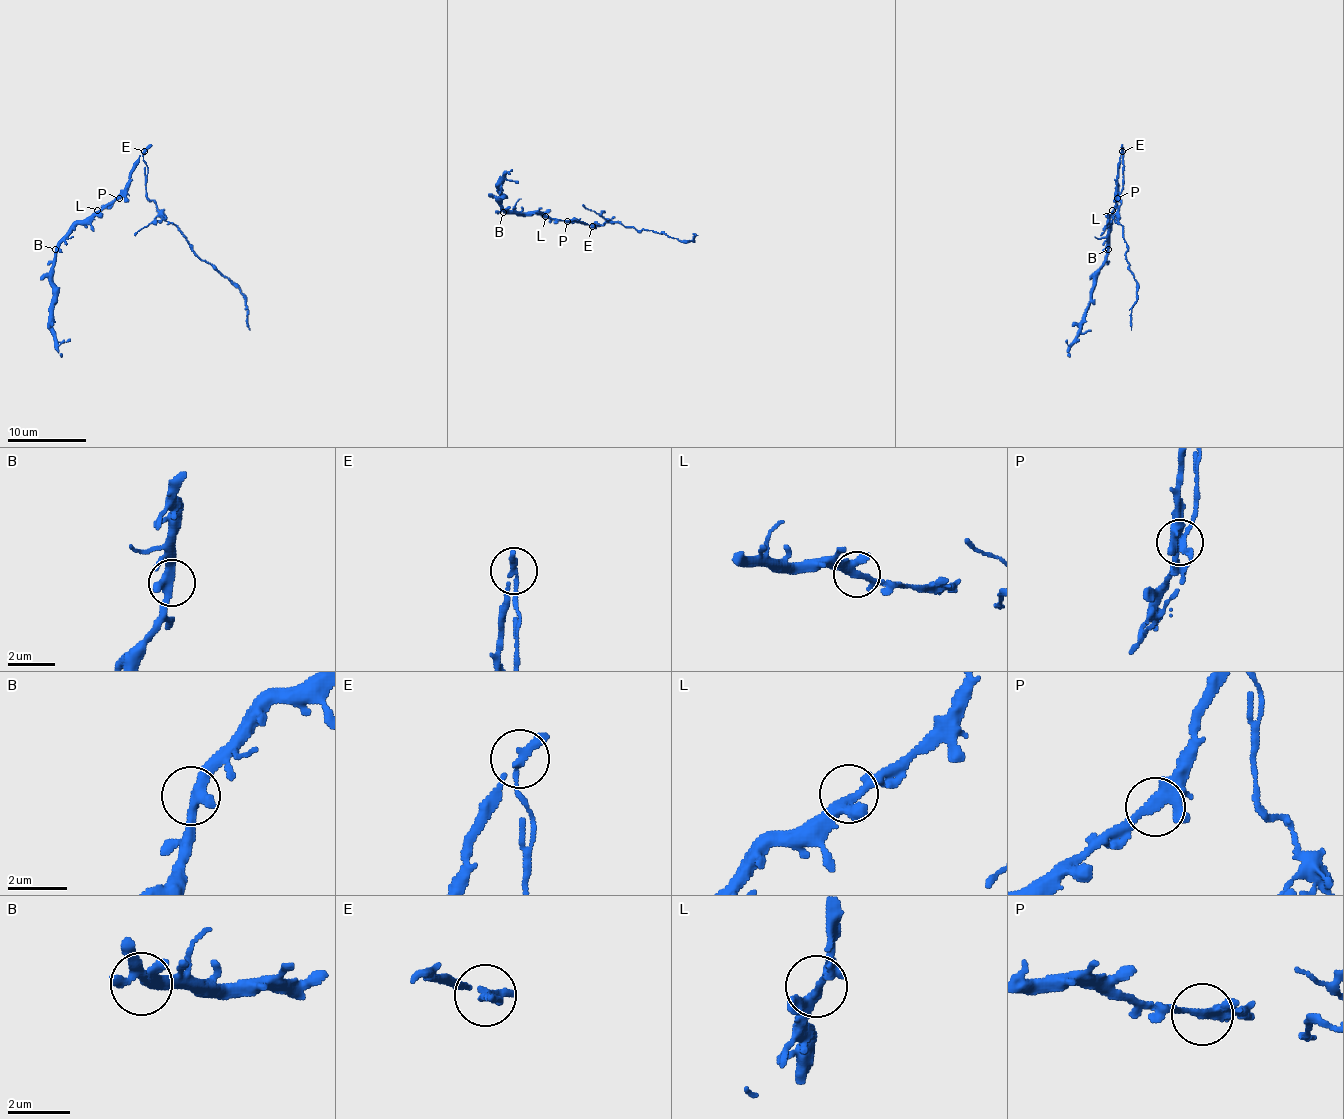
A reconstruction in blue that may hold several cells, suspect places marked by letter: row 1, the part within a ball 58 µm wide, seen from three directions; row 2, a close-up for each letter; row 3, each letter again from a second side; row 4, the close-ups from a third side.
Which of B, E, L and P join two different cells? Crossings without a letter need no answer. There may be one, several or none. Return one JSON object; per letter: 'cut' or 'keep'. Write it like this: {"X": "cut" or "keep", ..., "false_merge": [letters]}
{"B": "keep", "E": "cut", "L": "keep", "P": "keep", "false_merge": ["E"]}

